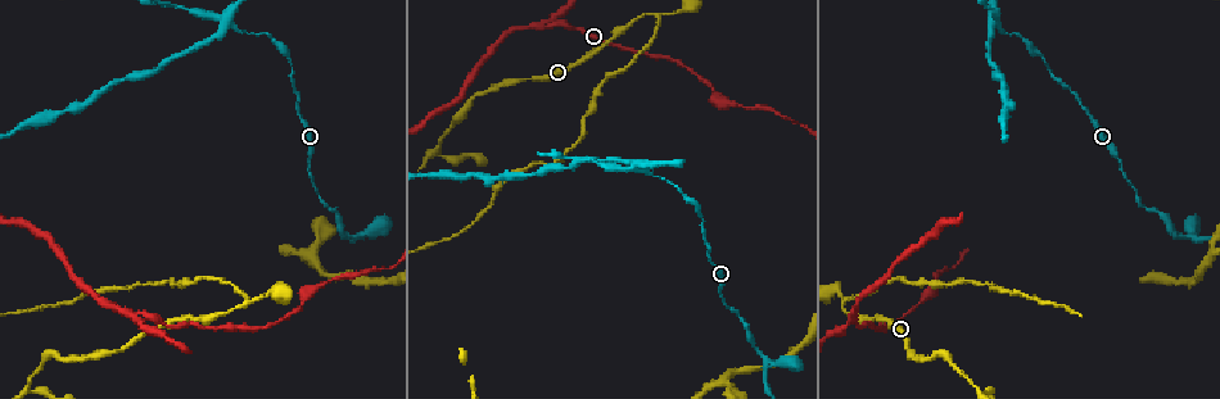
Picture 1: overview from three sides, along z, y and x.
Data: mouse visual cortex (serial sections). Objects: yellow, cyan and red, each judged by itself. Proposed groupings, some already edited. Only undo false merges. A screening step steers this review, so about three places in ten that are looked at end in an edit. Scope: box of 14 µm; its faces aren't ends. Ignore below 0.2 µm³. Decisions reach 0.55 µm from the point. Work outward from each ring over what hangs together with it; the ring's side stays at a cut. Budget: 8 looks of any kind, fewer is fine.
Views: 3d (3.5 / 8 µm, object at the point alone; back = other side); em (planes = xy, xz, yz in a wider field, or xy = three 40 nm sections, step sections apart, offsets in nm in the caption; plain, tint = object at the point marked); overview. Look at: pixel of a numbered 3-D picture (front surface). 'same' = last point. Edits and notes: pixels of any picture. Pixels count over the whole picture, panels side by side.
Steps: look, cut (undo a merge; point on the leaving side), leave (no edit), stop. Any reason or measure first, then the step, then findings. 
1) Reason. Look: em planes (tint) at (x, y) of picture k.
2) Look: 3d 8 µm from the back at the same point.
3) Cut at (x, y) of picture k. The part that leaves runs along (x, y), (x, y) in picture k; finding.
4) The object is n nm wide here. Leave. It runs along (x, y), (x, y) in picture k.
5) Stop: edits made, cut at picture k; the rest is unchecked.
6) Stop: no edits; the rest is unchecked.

Arms part here. Look: 3d 3.5 µm at (856, 320) of picture 1.

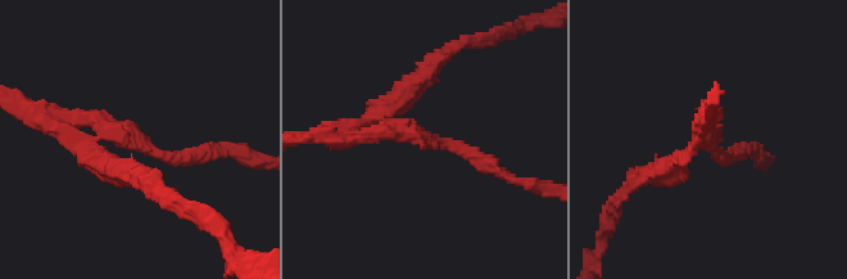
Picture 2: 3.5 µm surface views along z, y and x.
3 arms meet here; the arms are 150, 200, 250 nm wide; now the EM. Look: em xy step 2 (tint) at (119, 135) of picture 2.

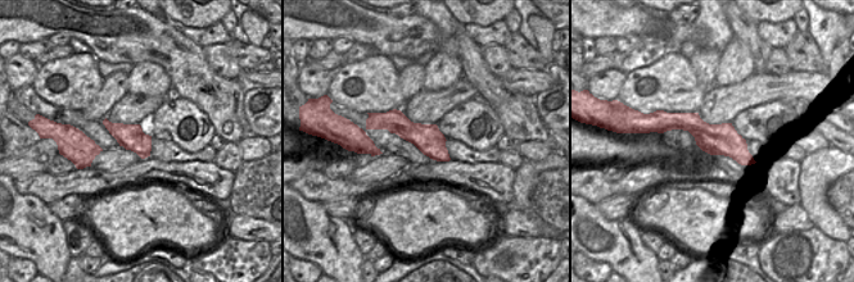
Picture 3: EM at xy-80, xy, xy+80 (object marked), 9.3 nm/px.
Cut at (419, 84) of picture 2. A second cell is stuck on.

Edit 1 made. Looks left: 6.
Abrupt turn. Look: 3d 3.5 µm at (845, 303) of picture 1.

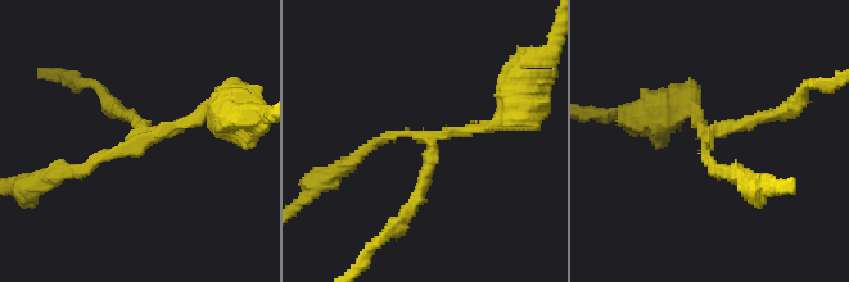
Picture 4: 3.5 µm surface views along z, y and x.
3 arms meet here; the arms are 150, 150, 150 nm wide; shape alone is not enough. Look: em xy step 2 (tint) at (426, 141) of picture 4.

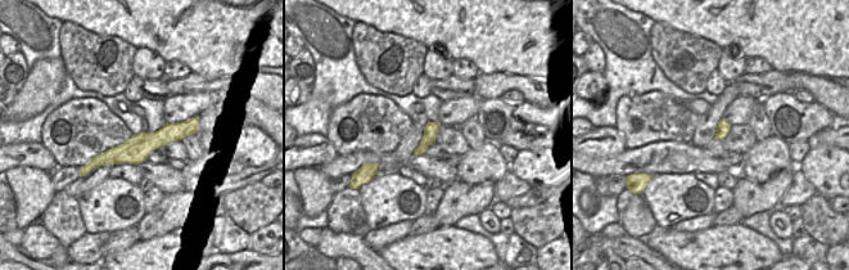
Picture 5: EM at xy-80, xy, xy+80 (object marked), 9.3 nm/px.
Cut at (421, 182) of picture 4. A border runs along (424, 131), (434, 139) in picture 5; a second cell is stuck on.

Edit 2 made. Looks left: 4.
Redraw. Look: overview.

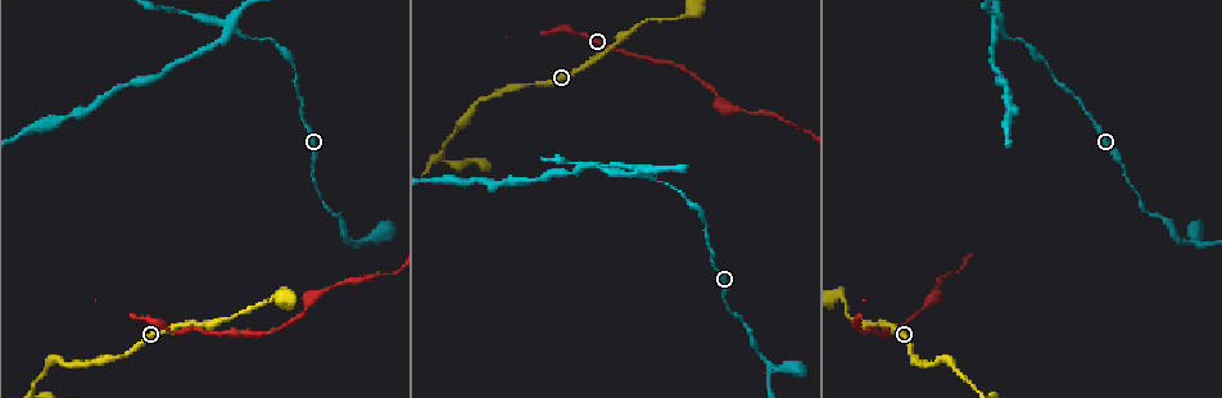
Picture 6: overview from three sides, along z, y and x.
Four-way junction. Look: 3d 3.5 µm from the back at (639, 174) of picture 6.

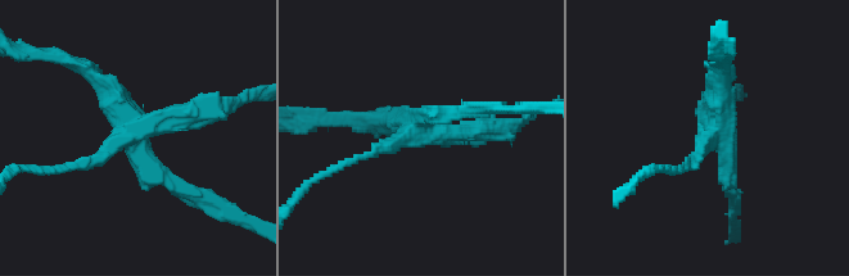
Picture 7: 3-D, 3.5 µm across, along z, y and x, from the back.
Cut at (433, 120) of picture 7. The part that leaves runs along (418, 130), (425, 116), (509, 109) in picture 7; a second cell is stuck on.

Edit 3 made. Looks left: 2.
Stop: edits made, cut at picture 2, cut at picture 4, cut at picture 7; the rest is unchecked.

